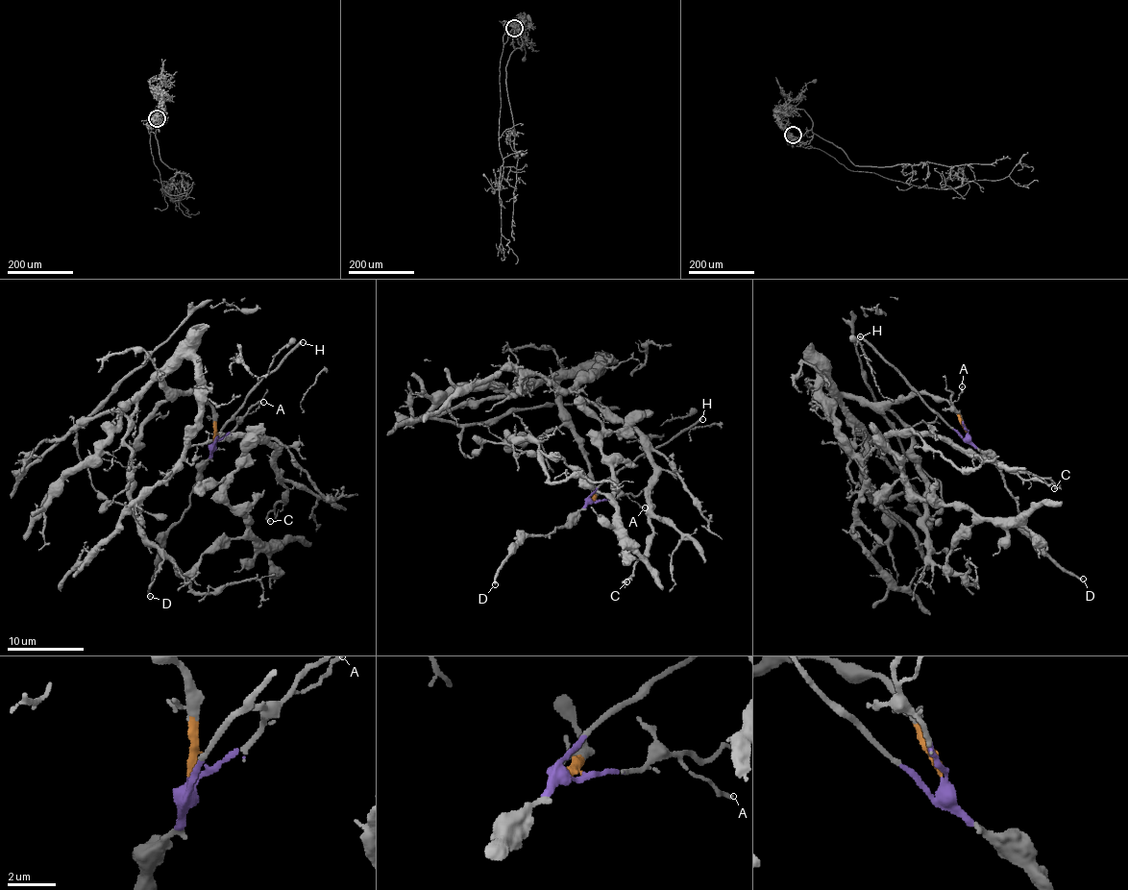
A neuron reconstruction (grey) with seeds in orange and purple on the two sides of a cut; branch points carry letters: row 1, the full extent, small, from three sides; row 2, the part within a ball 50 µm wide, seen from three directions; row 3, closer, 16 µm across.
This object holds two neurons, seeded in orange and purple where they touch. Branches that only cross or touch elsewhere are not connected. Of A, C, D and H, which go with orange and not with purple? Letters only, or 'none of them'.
C

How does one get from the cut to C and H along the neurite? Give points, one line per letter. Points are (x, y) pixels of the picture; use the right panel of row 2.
C: (966, 432), (926, 394), (871, 403), (821, 383), (825, 415), (864, 458), (885, 437), (921, 432), (1054, 489)
H: (966, 432), (962, 437), (861, 336)

